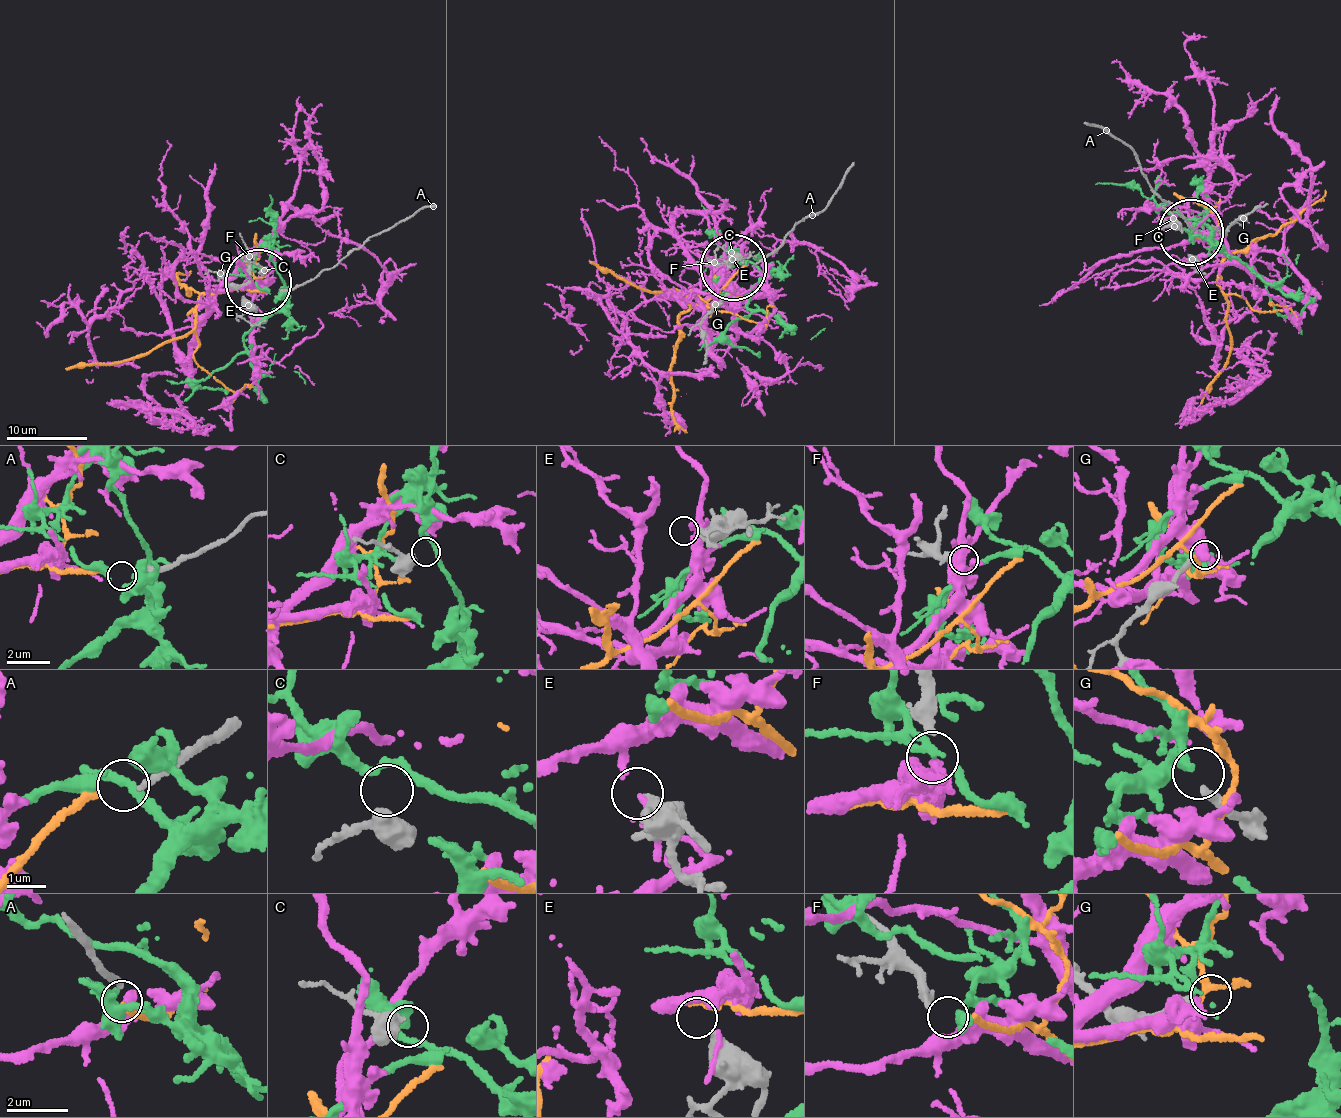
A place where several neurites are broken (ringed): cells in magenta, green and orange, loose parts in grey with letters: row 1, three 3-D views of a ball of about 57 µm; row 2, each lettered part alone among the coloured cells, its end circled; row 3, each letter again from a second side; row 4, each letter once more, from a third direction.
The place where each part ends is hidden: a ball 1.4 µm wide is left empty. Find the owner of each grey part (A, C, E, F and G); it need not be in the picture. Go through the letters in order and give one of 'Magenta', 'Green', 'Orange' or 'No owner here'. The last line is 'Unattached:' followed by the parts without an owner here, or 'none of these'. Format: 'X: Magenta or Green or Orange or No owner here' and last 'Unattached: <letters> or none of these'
A: Orange
C: No owner here
E: No owner here
F: Magenta
G: No owner here
Unattached: C, E, G

